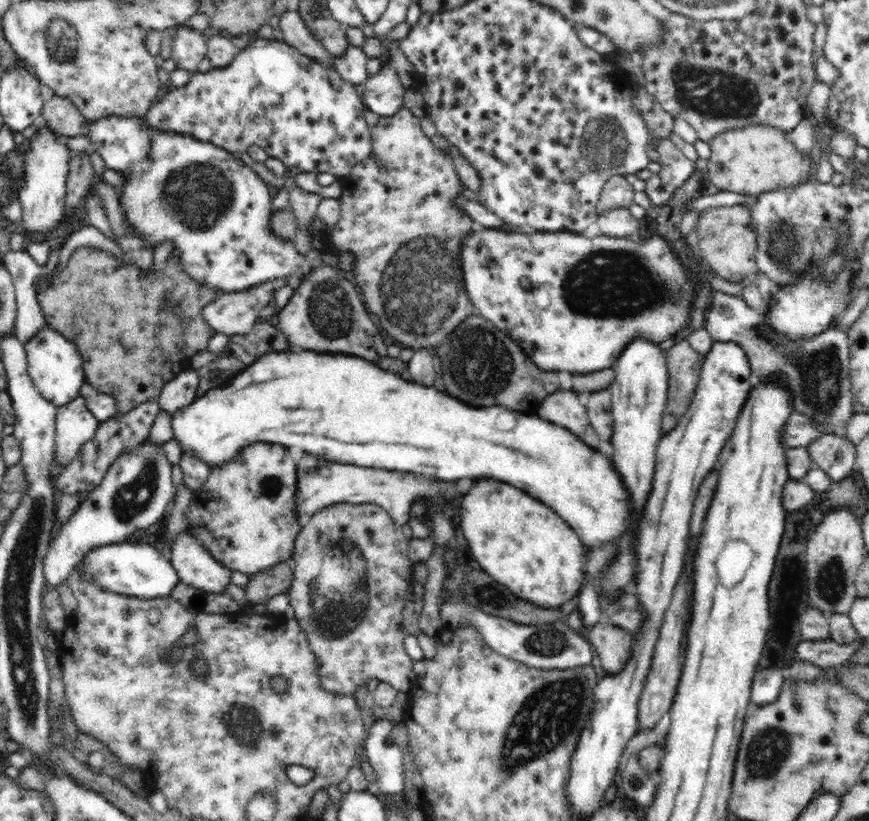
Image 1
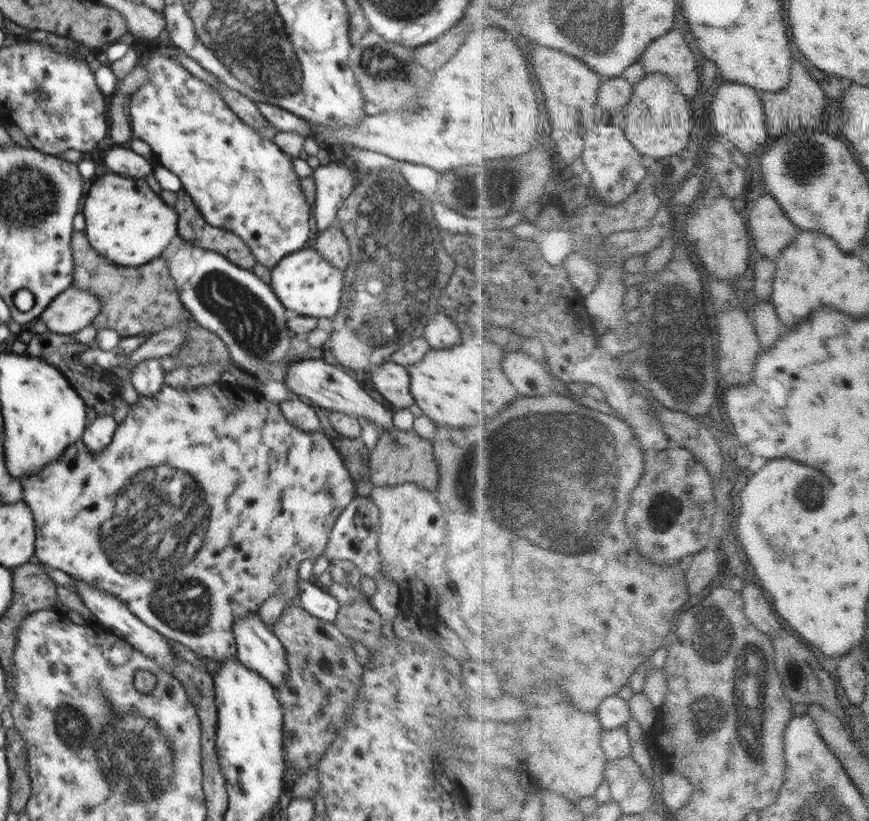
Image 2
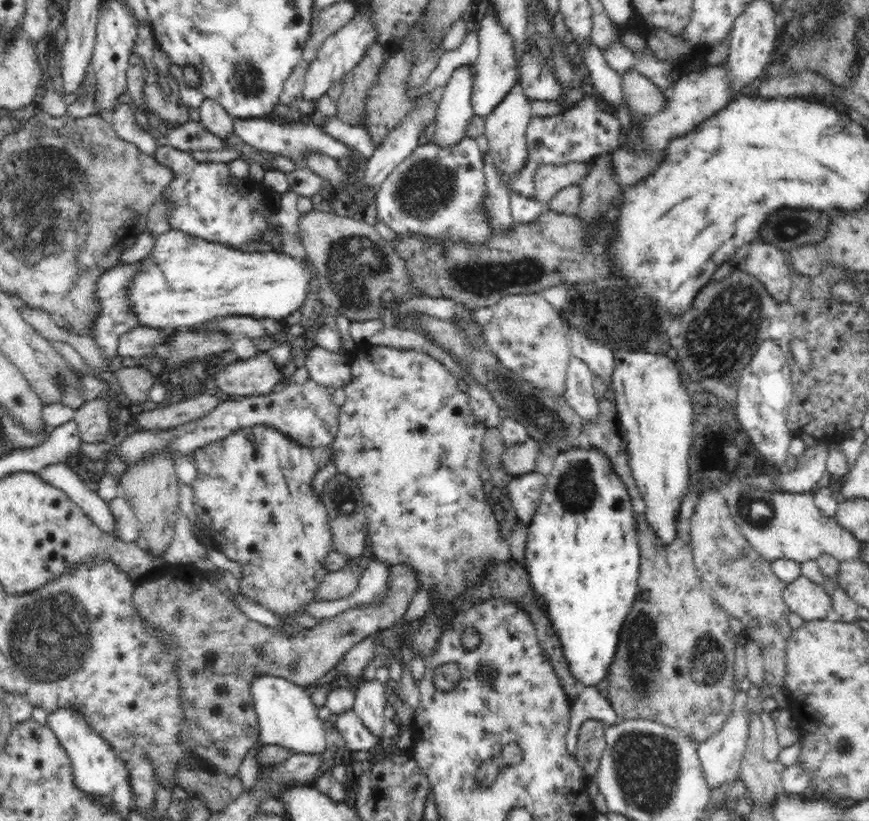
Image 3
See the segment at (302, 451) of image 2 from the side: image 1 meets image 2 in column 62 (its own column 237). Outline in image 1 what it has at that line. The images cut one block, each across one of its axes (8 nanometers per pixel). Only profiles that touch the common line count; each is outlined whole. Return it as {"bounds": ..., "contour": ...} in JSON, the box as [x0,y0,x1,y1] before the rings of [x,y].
{"bounds":[186,442,303,576],"contour":[[[255,442],[245,446],[232,462],[211,468],[206,482],[198,490],[192,491],[186,532],[200,539],[205,549],[231,571],[252,576],[291,560],[295,539],[303,528],[297,516],[296,504],[297,463],[292,460],[289,450],[279,444]]]}

